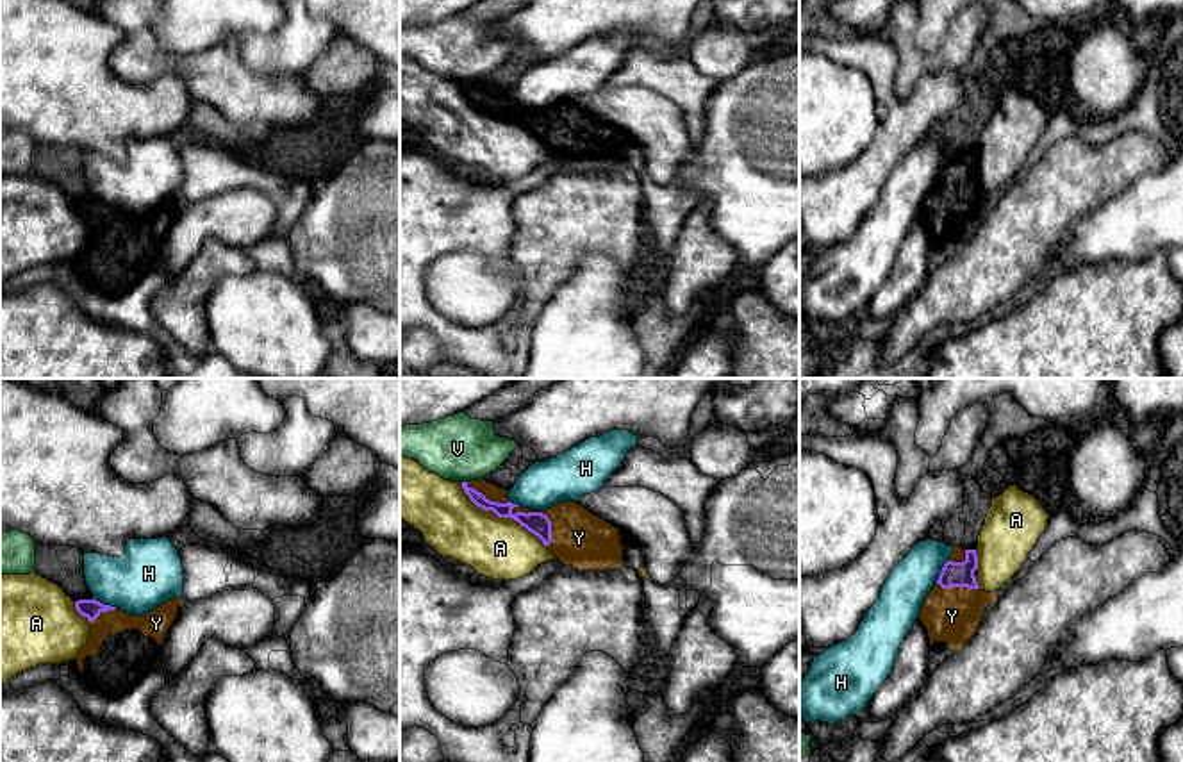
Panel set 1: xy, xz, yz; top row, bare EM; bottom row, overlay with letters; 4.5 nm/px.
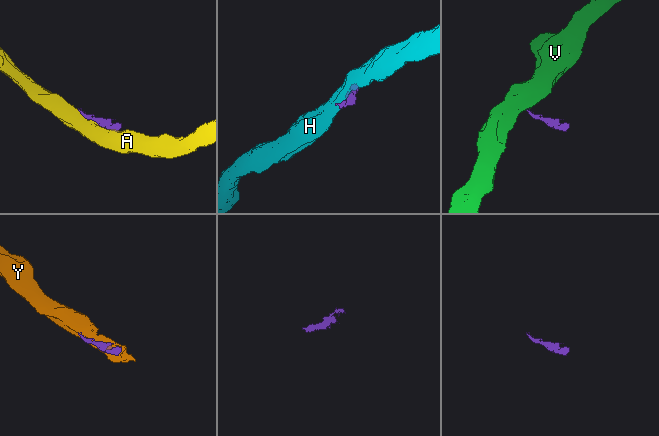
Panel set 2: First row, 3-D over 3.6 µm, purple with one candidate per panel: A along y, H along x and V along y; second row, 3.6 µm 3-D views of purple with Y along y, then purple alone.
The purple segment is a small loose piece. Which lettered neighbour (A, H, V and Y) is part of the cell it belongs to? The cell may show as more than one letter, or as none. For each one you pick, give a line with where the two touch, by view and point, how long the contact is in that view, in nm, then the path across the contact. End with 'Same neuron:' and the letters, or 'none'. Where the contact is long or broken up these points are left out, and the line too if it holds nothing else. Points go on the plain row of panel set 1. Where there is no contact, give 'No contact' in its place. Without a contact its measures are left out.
Y: Touches purple at xz (546, 116). Shared border 240 nm
Same neuron: Y

